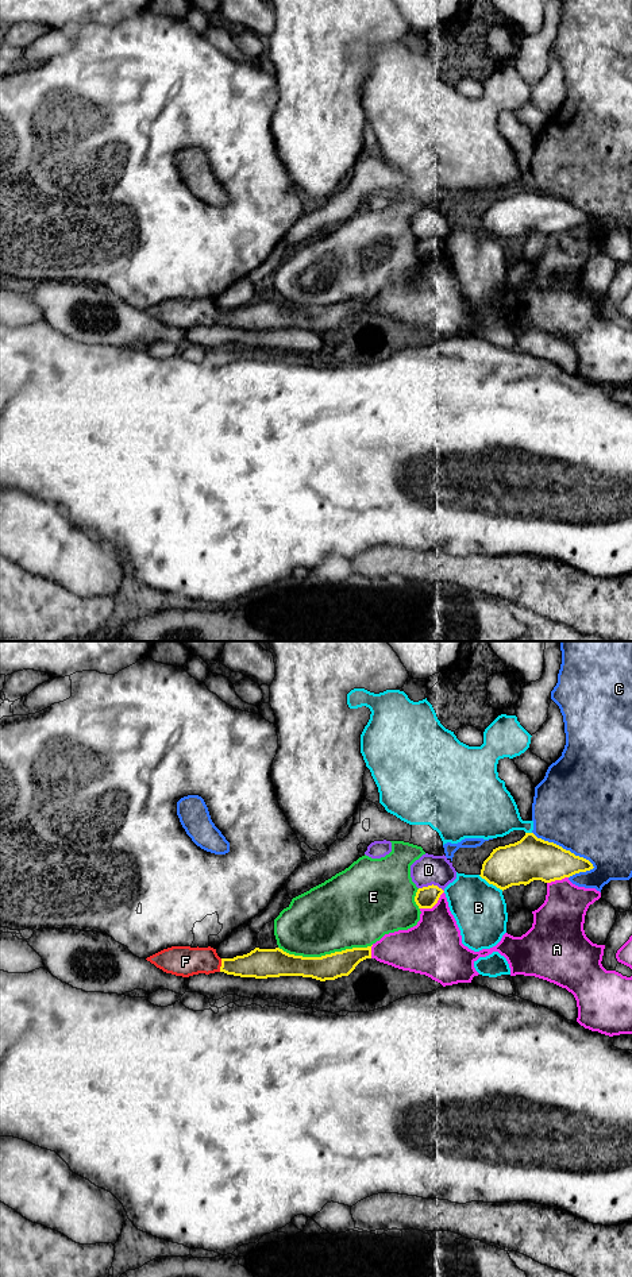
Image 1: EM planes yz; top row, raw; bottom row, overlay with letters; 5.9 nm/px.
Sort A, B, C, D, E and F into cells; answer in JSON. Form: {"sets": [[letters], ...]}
{"sets": [["A"], ["B"], ["C"], ["D"], ["E"], ["F"]]}

